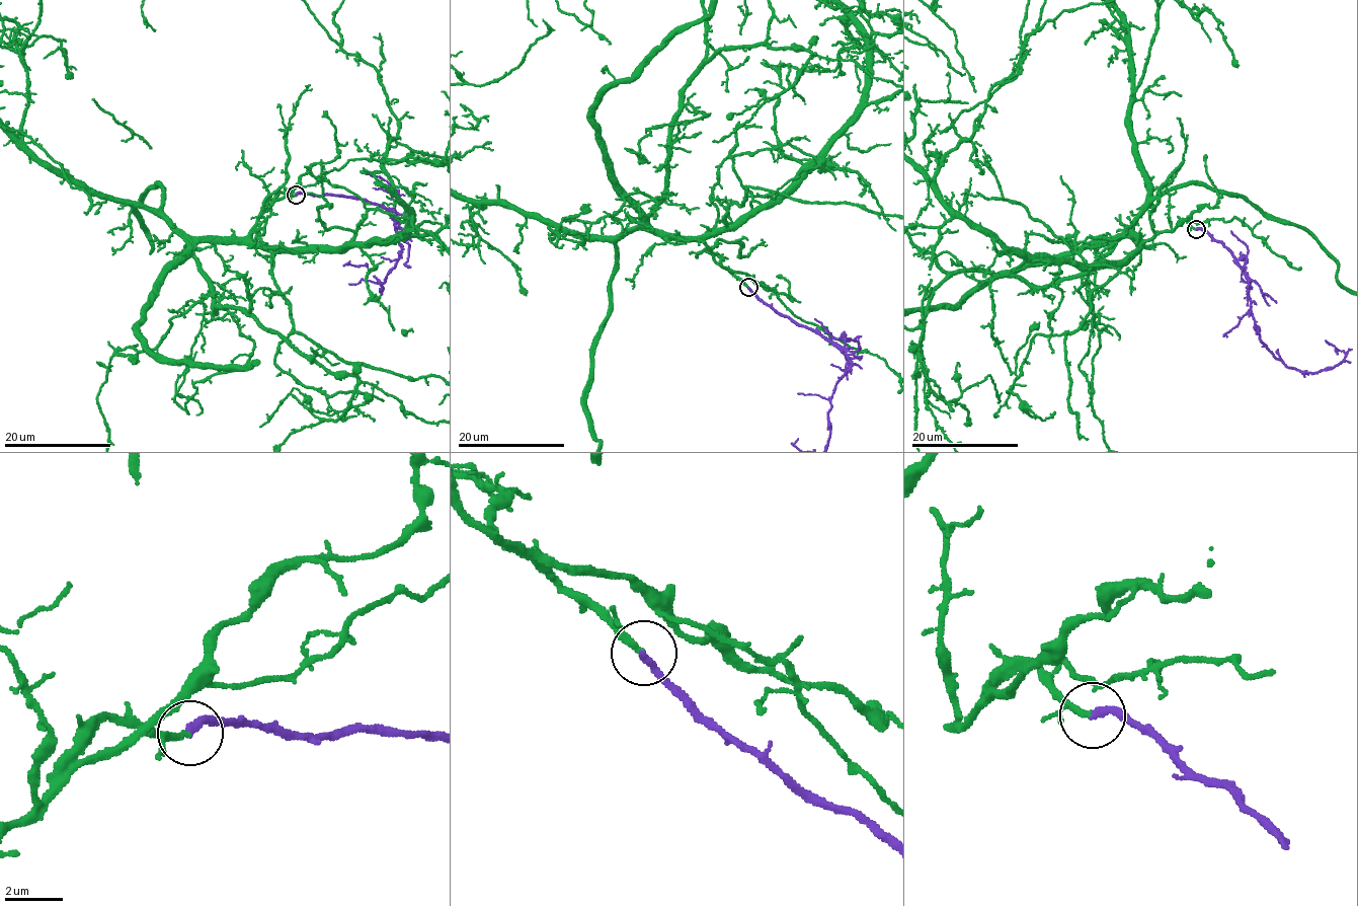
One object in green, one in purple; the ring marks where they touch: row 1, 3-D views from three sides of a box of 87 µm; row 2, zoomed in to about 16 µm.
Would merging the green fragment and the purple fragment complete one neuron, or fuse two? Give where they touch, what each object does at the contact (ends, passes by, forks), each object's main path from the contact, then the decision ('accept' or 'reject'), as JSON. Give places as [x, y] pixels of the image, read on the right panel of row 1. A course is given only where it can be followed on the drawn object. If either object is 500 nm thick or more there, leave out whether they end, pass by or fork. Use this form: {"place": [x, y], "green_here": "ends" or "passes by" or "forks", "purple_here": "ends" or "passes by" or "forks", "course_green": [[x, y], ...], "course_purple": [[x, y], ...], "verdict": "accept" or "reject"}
{"place": [1196, 229], "green_here": "ends", "purple_here": "ends", "course_purple": [[1196, 229], [1221, 242], [1241, 268], [1261, 342], [1277, 359], [1302, 372], [1333, 367], [1344, 351], [1326, 340]], "verdict": "accept"}

